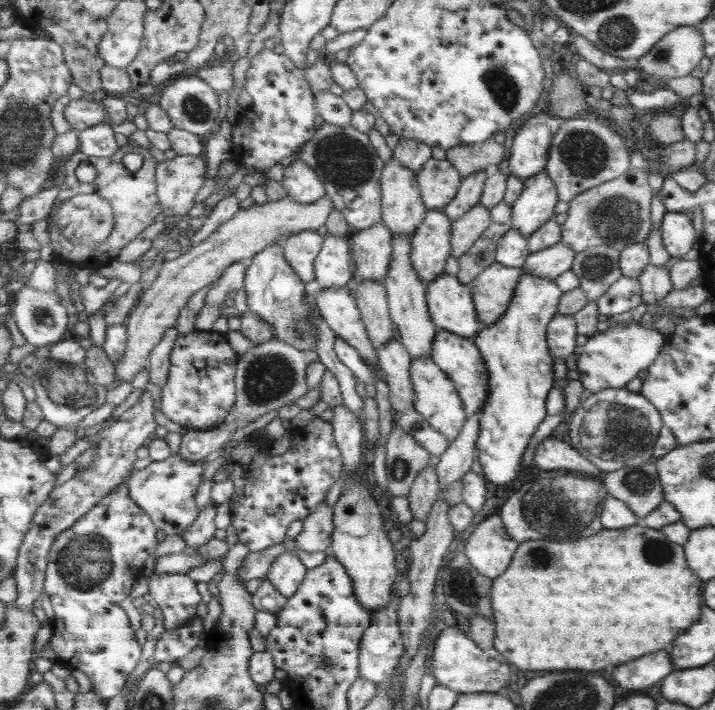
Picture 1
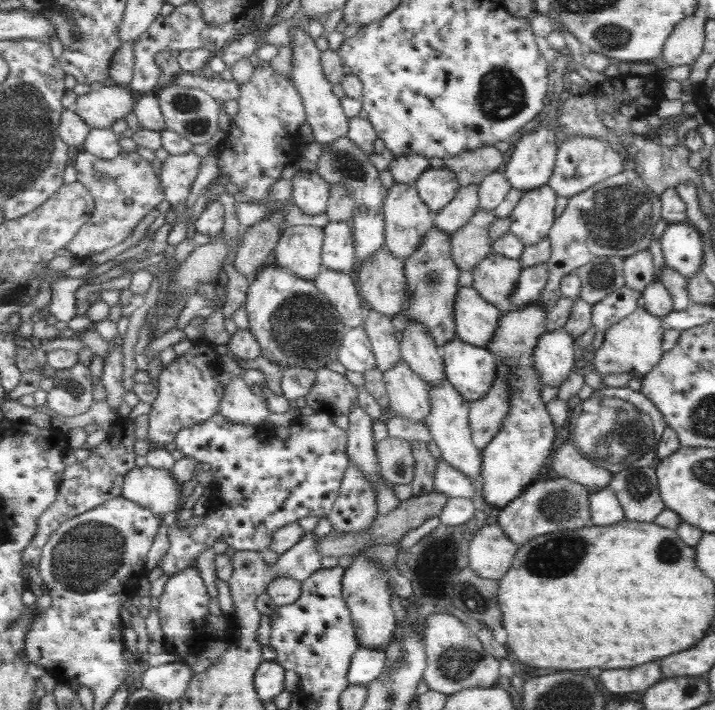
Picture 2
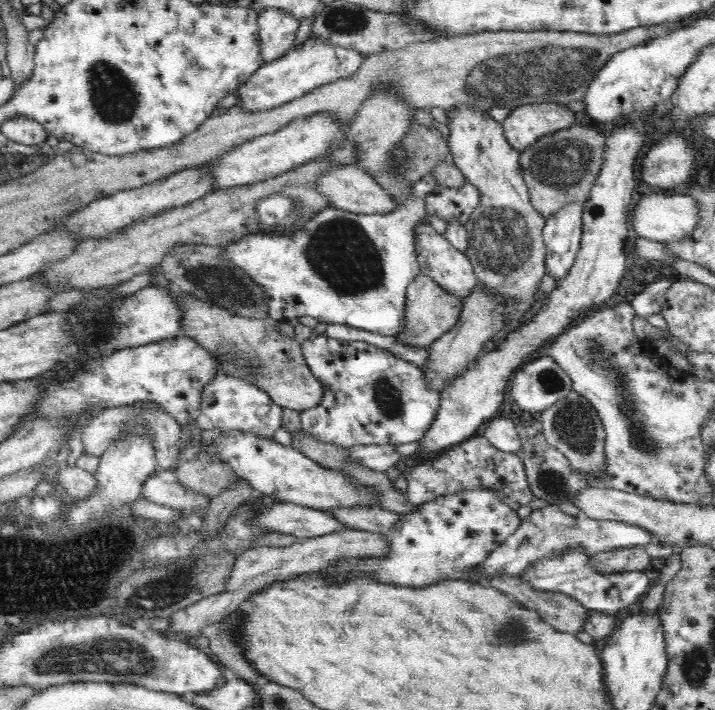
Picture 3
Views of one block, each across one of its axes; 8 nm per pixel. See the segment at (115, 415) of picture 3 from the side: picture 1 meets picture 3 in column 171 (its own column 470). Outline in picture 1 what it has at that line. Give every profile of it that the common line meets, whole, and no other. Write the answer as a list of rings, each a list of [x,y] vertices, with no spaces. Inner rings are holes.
[[[481,412],[469,417],[459,434],[459,438],[449,445],[449,449],[440,457],[435,466],[441,483],[441,493],[454,482],[461,481],[471,471],[475,458],[479,457],[479,440],[481,428]]]

